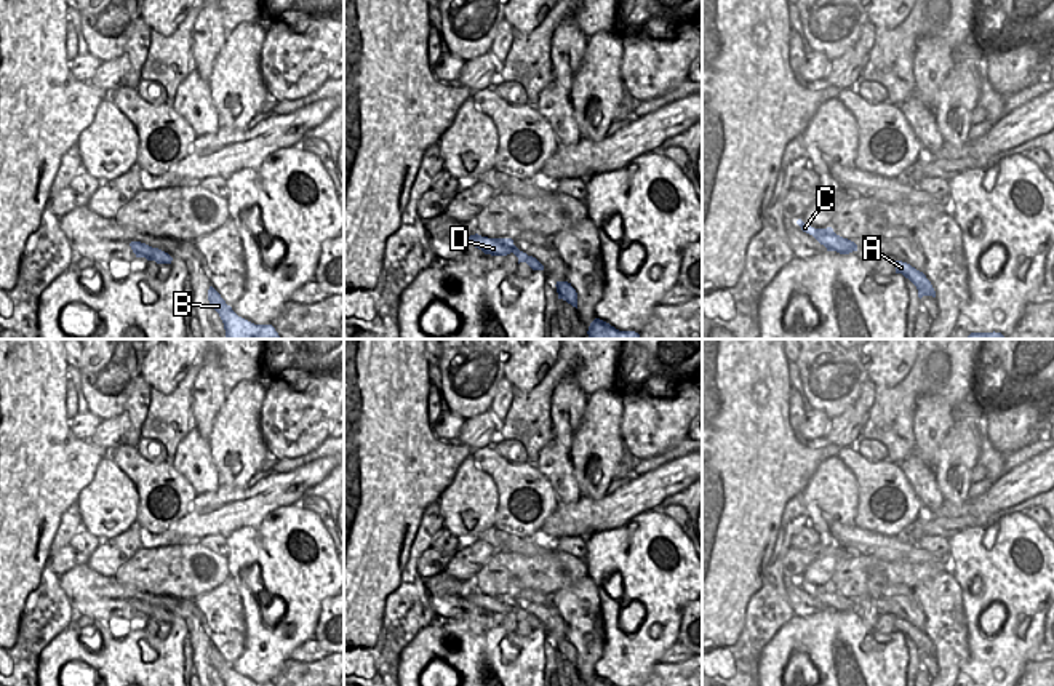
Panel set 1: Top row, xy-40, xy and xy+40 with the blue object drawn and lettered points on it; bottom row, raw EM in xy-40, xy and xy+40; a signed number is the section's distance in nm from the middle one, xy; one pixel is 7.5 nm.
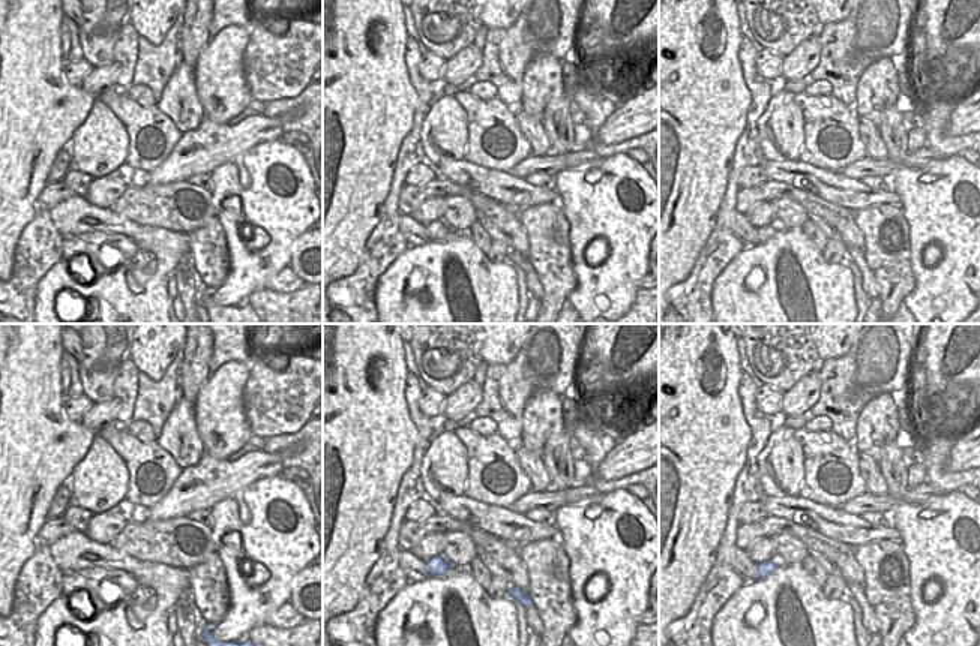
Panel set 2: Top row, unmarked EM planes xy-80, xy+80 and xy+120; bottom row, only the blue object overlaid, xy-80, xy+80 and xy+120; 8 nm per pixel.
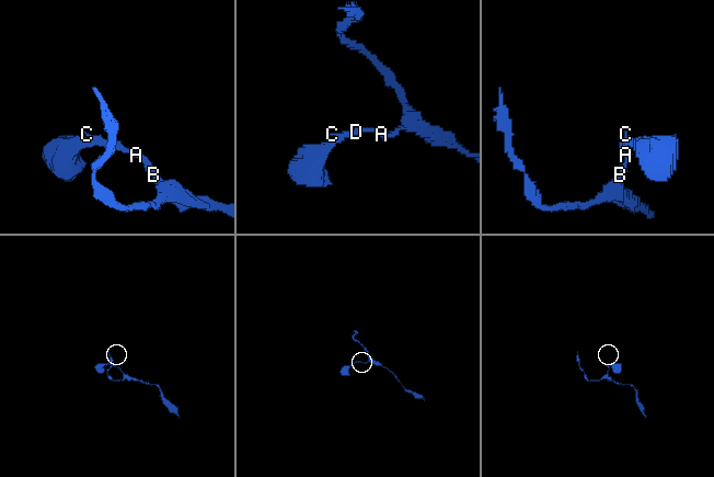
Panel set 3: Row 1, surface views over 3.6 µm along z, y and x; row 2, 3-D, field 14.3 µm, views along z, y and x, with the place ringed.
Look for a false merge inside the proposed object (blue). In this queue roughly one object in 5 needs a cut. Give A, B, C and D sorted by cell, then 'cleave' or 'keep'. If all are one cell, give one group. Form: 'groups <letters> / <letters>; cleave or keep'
groups A B C D; keep

